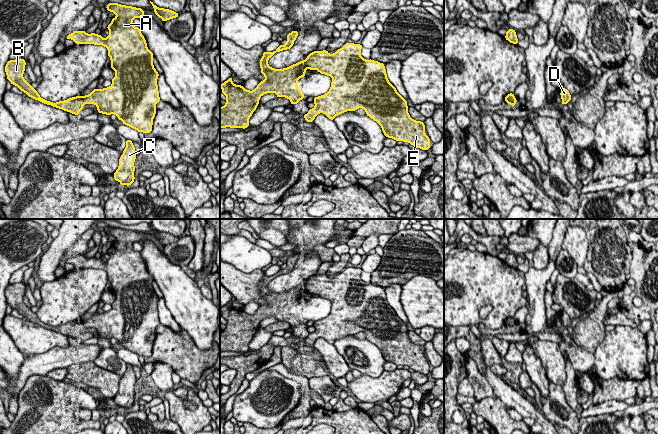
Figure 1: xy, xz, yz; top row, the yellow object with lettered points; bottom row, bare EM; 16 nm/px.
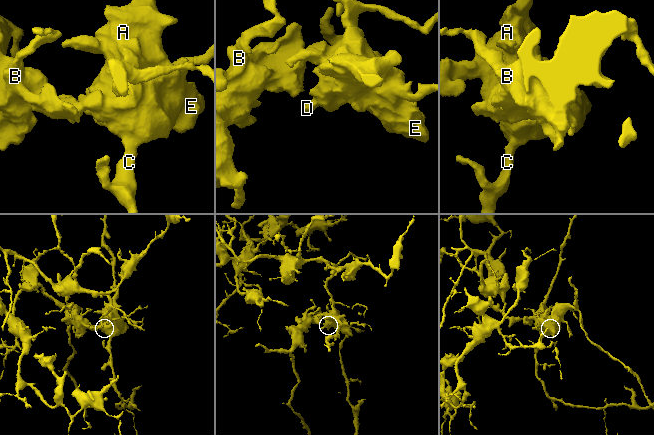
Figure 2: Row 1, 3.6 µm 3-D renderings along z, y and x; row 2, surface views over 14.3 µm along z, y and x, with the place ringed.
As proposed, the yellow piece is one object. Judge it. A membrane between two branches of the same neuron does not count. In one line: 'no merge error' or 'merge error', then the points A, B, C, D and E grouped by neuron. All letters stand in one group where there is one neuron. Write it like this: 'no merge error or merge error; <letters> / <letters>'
merge error; A C D E / B

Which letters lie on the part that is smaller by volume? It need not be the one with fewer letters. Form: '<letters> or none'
B

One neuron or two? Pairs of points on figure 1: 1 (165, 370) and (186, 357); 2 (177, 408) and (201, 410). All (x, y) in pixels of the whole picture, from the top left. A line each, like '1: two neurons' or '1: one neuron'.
1: two neurons
2: one neuron

